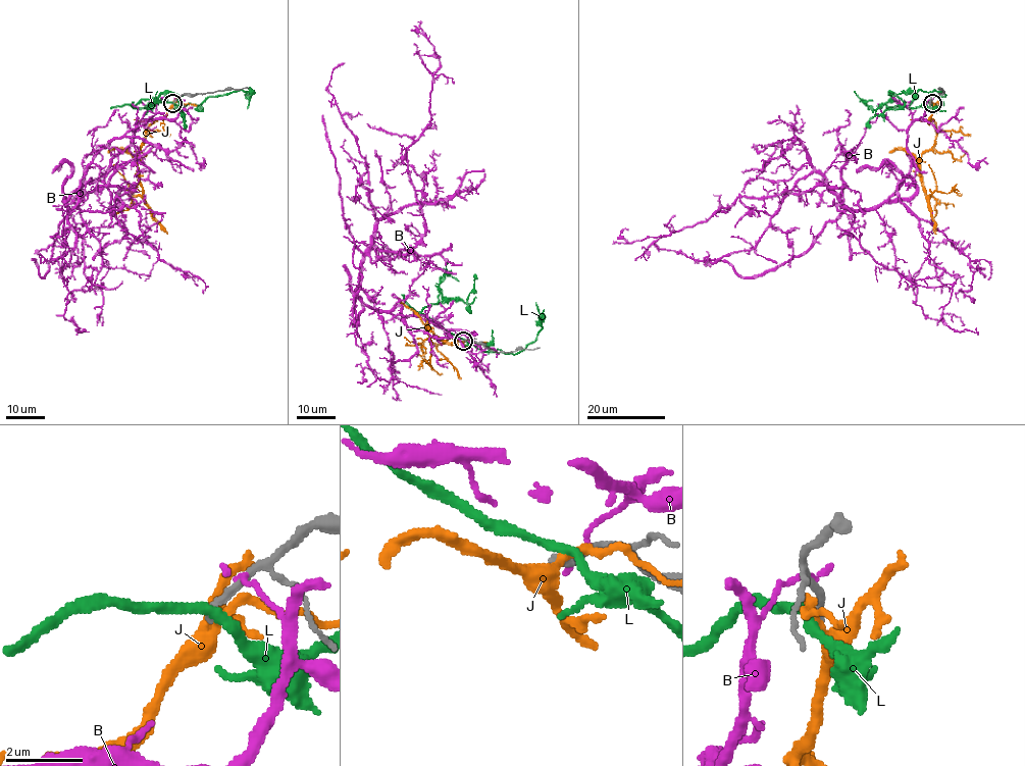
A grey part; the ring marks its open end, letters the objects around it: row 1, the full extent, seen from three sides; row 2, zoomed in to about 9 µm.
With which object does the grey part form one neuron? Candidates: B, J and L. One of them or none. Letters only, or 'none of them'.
none of them

